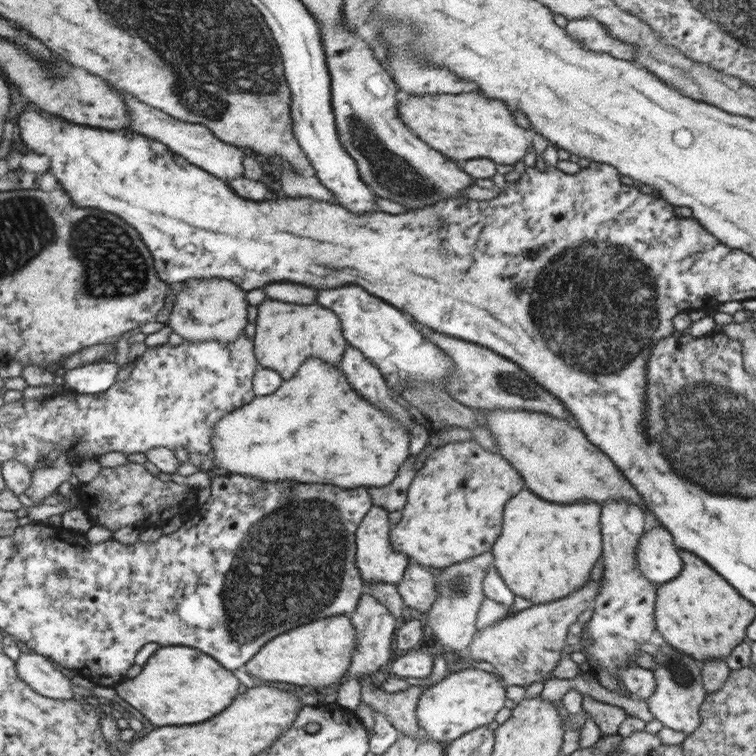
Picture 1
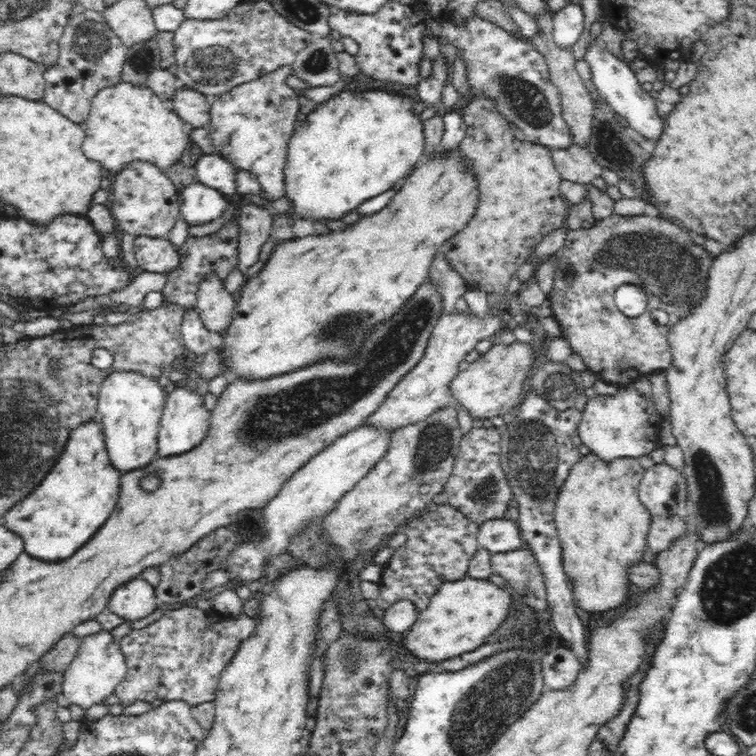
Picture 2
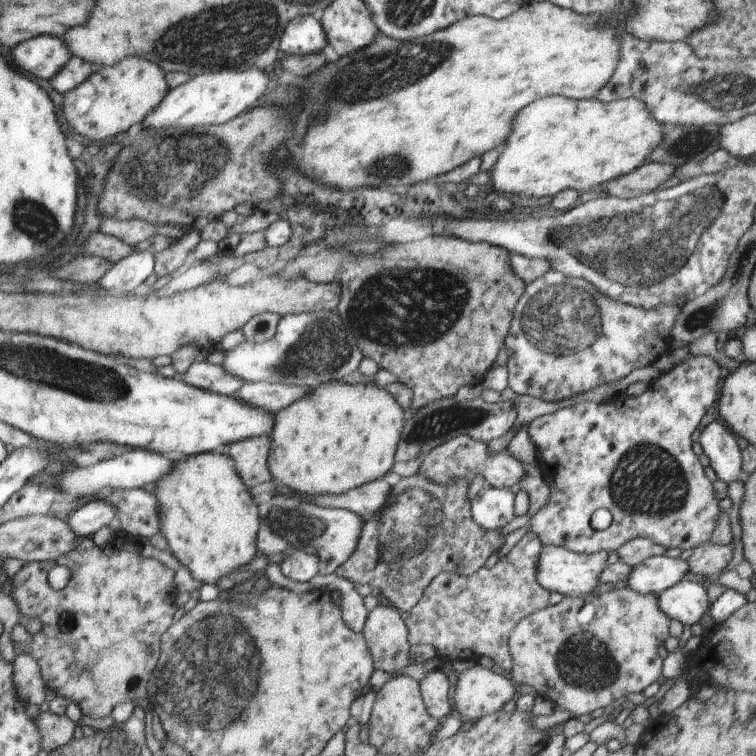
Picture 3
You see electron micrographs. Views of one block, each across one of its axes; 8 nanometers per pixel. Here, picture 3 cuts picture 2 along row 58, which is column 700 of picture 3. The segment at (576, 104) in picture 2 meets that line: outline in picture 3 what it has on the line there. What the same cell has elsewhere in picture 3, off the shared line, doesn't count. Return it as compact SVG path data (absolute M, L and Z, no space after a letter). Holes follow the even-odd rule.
M706 543L699 547L684 549L679 558L687 561L689 571L700 576L722 572L732 560L732 546Z

